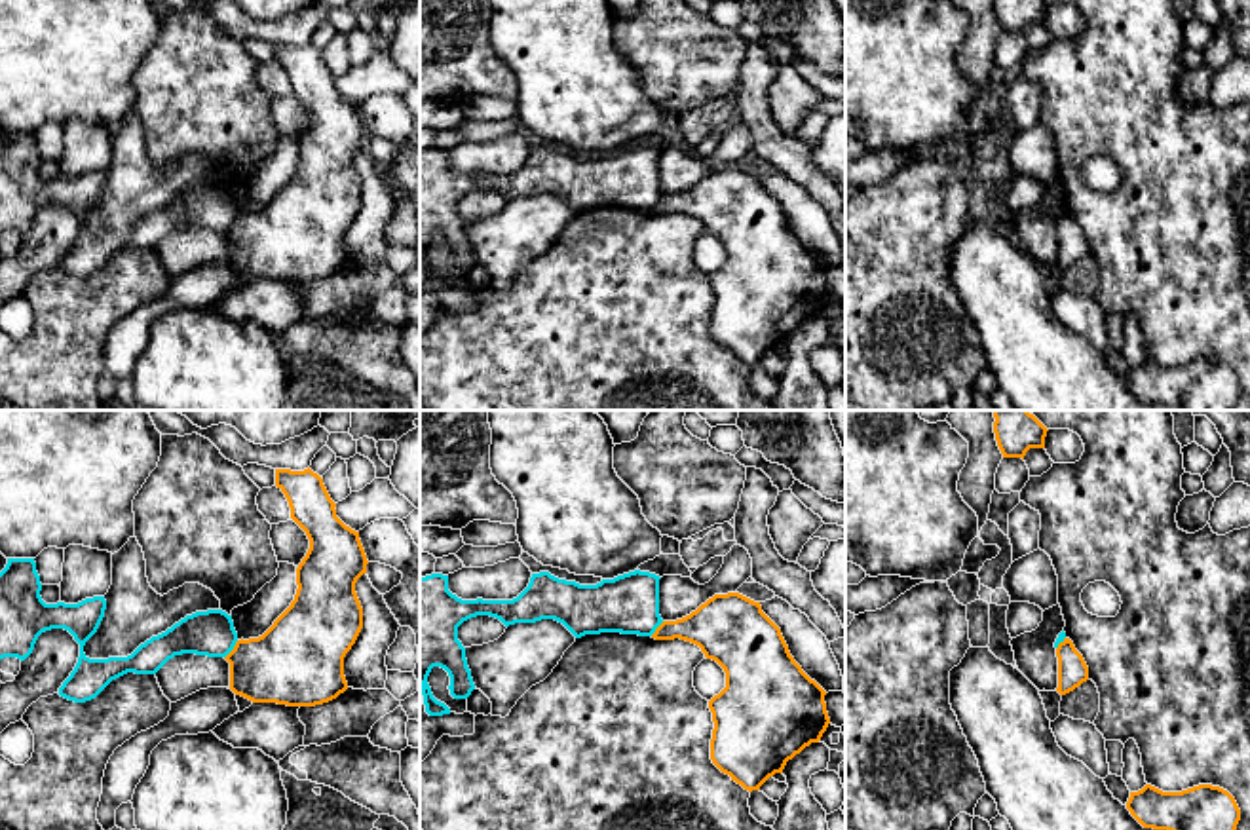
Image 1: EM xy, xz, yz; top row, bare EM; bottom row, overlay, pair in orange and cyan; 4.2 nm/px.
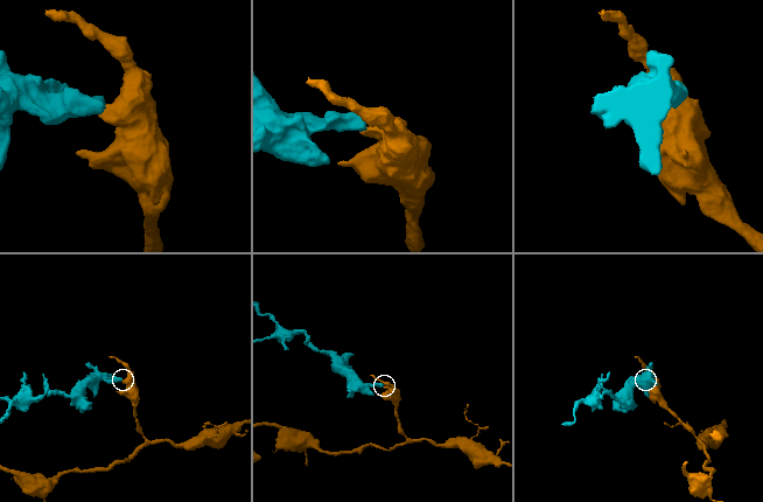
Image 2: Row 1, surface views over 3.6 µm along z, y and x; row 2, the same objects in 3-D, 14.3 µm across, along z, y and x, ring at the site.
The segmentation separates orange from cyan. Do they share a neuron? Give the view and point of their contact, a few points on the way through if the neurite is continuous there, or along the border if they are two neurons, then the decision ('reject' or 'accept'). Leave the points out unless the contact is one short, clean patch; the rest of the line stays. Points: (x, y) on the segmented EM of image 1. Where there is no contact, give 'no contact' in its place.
contact xy (232, 650); border xy (238, 641), (225, 658); reject

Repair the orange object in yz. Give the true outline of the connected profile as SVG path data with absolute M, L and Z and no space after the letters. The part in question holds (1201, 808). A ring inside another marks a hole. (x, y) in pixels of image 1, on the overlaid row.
M1146 784L1130 792L1130 815L1153 830L1237 830L1241 809L1235 798L1212 784L1199 784L1182 792L1163 792Z

